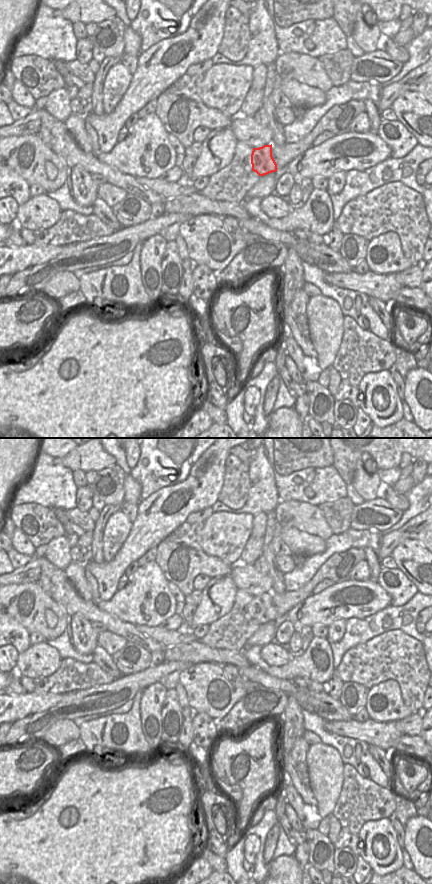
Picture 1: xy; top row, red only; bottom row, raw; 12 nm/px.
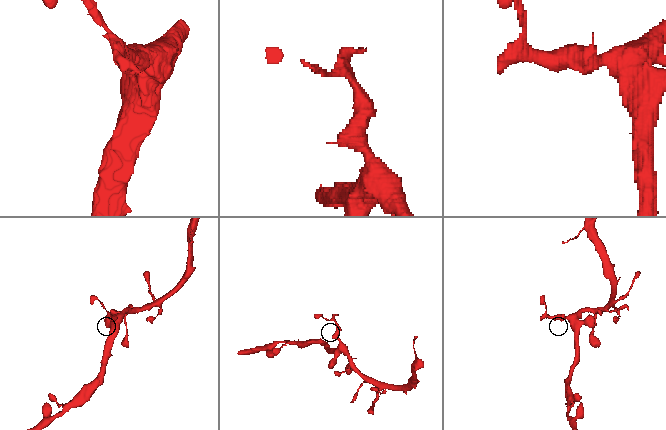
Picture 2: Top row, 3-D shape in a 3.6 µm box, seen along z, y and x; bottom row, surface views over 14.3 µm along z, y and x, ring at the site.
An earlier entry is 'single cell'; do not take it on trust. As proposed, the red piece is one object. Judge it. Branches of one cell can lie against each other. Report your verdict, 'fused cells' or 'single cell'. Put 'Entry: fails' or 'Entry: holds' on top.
Entry: fails
fused cells

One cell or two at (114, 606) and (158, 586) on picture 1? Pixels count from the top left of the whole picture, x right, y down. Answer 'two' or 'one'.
one

